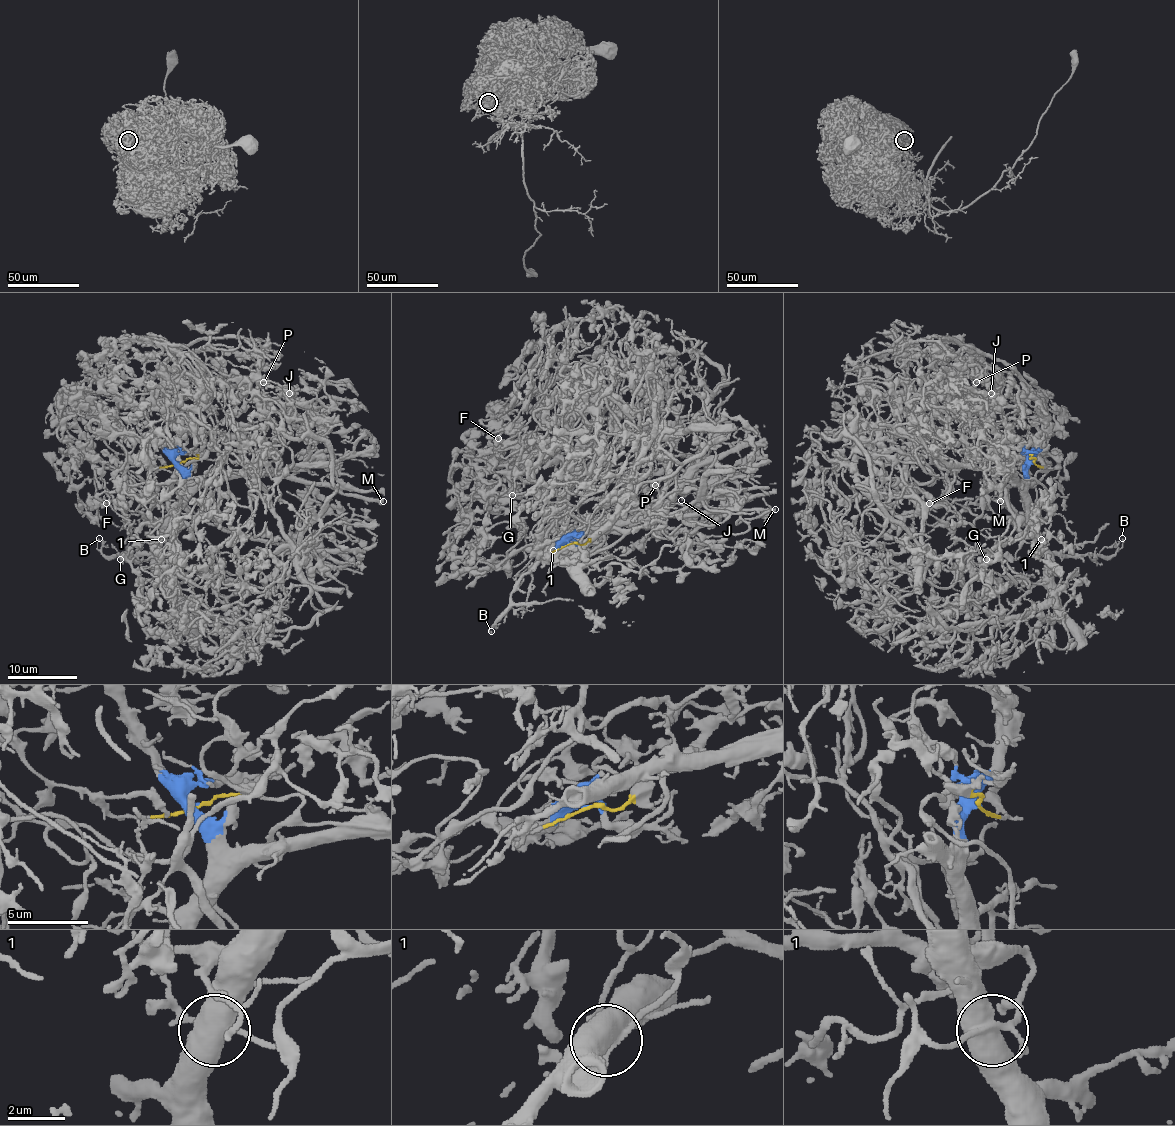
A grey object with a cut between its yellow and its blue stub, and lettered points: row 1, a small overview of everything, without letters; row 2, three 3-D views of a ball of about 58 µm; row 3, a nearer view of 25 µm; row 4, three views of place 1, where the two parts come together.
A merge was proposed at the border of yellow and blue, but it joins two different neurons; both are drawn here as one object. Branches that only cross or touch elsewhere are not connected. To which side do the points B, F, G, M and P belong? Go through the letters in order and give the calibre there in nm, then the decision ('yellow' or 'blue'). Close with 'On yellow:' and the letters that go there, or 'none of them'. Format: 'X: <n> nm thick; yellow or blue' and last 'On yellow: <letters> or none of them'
B: 140 nm thick; blue
F: 150 nm thick; yellow
G: 220 nm thick; yellow
M: 400 nm thick; blue
P: 320 nm thick; yellow
On yellow: F, G, P

